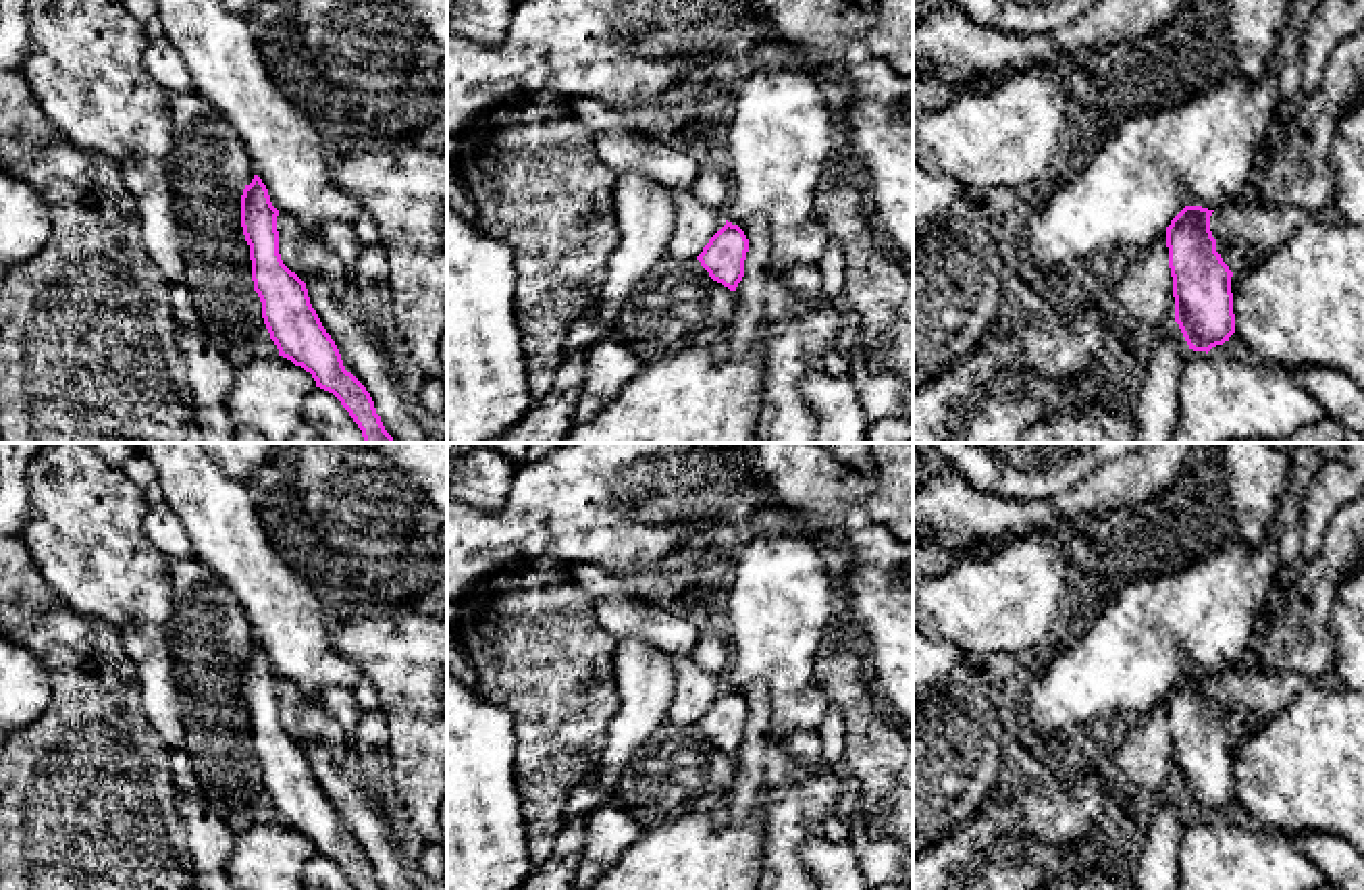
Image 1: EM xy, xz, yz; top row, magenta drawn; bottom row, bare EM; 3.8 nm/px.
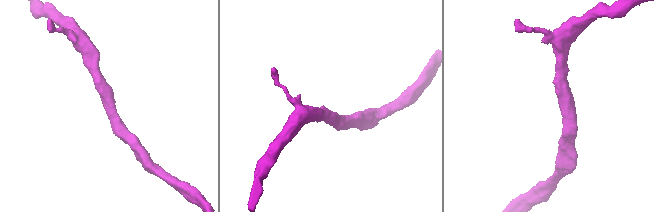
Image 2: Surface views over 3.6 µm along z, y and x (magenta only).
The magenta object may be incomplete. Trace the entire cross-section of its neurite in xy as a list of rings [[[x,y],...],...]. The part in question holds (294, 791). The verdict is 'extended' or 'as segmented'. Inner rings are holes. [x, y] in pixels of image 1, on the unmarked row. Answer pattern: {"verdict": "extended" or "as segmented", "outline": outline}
{"verdict": "as segmented", "outline": [[[258,640],[241,661],[241,692],[250,711],[254,757],[279,821],[312,840],[333,859],[356,890],[383,890],[366,853],[345,836],[341,819],[310,769],[306,749],[279,719],[279,676]]]}

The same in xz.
{"verdict": "as segmented", "outline": [[[726,686],[726,690],[709,705],[697,726],[713,747],[722,749],[730,757],[736,757],[744,742],[746,717],[749,705],[744,697]]]}

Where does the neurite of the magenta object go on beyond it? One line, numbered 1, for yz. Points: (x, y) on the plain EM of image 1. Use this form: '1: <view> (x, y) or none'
1: none

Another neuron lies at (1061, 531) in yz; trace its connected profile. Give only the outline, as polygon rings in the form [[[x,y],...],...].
[[[1069,518],[1069,520],[1058,520],[1050,526],[1044,526],[1035,532],[1044,534],[1052,545],[1060,545],[1069,541],[1073,534],[1081,532],[1094,518]]]

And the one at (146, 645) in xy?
[[[129,620],[119,632],[127,657],[137,668],[137,692],[143,715],[168,749],[183,749],[183,701],[164,628],[141,620]]]

